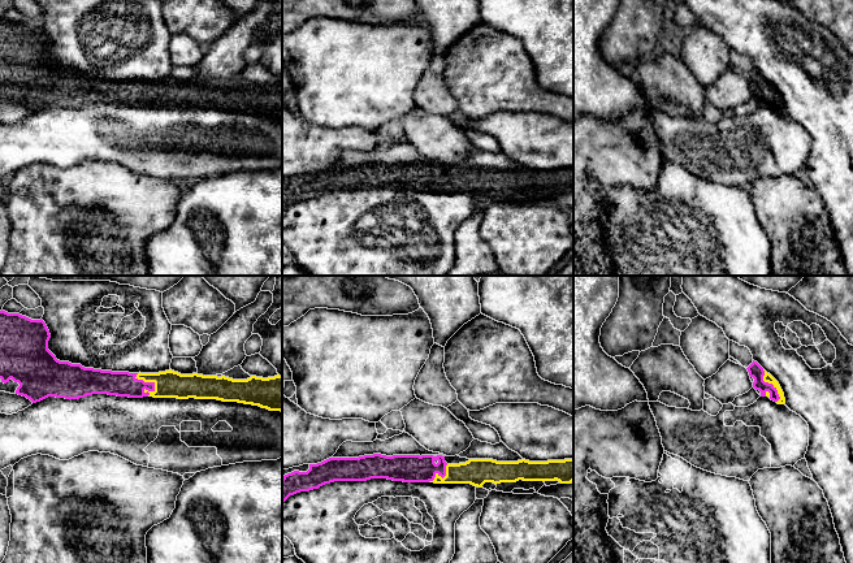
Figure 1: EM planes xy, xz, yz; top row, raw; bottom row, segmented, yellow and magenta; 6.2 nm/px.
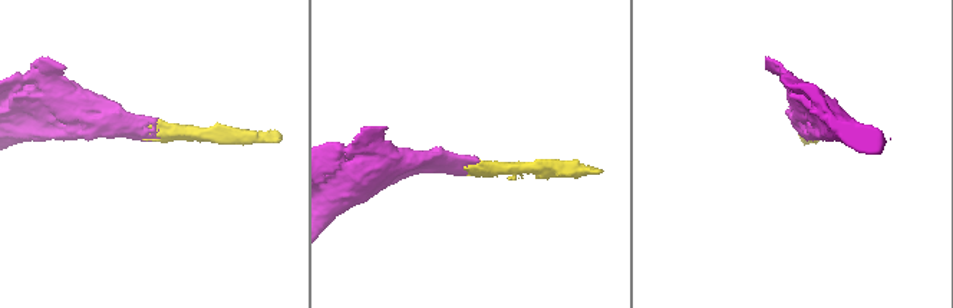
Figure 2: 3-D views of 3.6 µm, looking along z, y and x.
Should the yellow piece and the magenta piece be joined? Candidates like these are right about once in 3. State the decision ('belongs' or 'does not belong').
belongs

